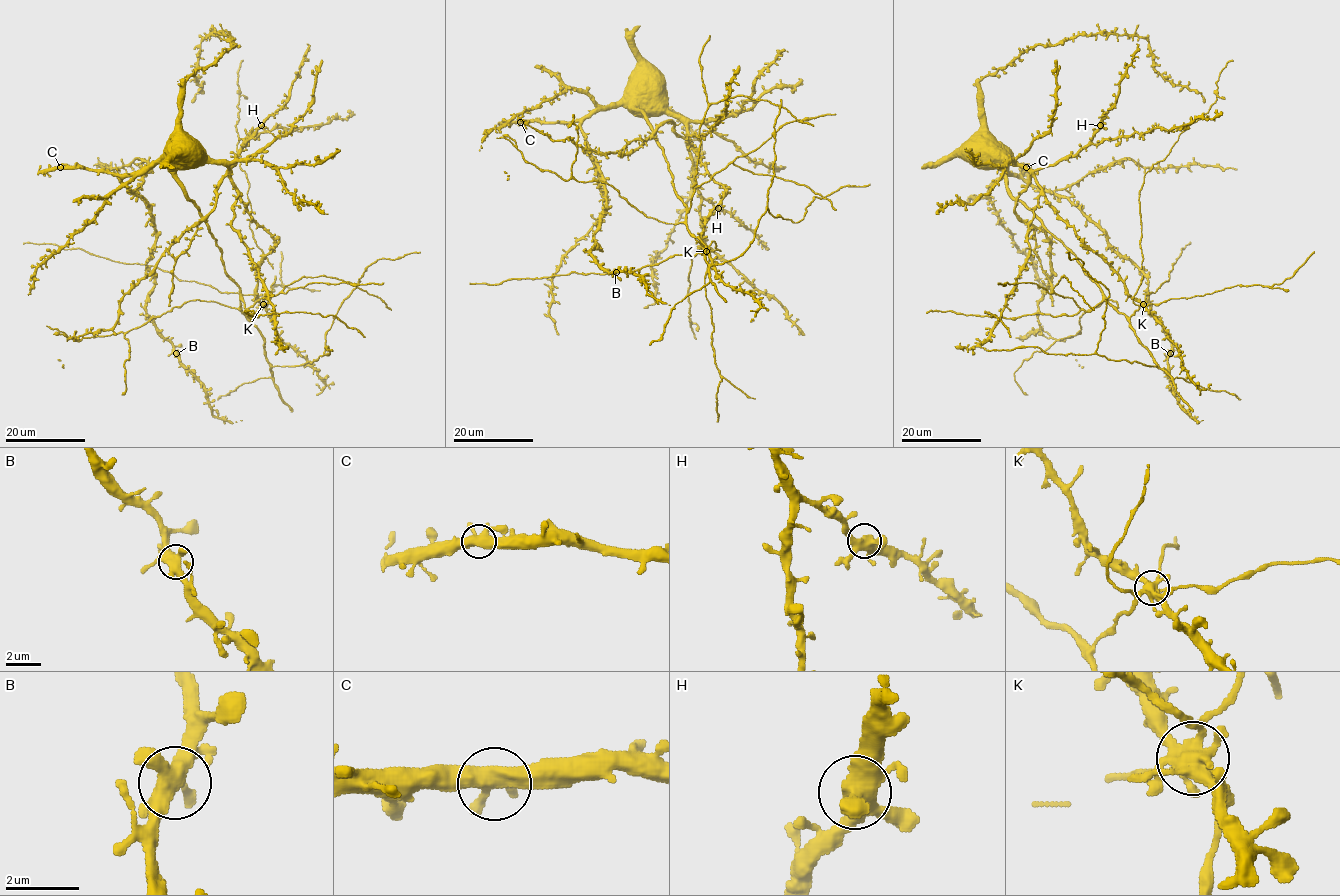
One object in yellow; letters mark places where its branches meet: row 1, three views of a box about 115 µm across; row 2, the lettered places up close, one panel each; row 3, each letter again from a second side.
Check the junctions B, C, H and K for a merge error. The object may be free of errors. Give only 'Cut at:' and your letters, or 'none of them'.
Cut at: none of them

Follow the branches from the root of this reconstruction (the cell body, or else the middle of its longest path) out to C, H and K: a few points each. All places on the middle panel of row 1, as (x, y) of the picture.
C: (652, 128), (642, 111), (630, 110), (625, 105), (602, 107), (571, 121), (520, 122)
H: (652, 128), (646, 116), (636, 108), (671, 111), (684, 124), (693, 184), (696, 191), (718, 208)
K: (652, 128), (672, 177), (674, 192), (686, 205), (688, 230), (706, 251)

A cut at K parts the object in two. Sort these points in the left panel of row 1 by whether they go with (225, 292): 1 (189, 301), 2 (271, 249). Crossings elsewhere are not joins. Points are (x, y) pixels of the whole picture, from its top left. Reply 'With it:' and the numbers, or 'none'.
With it: none

